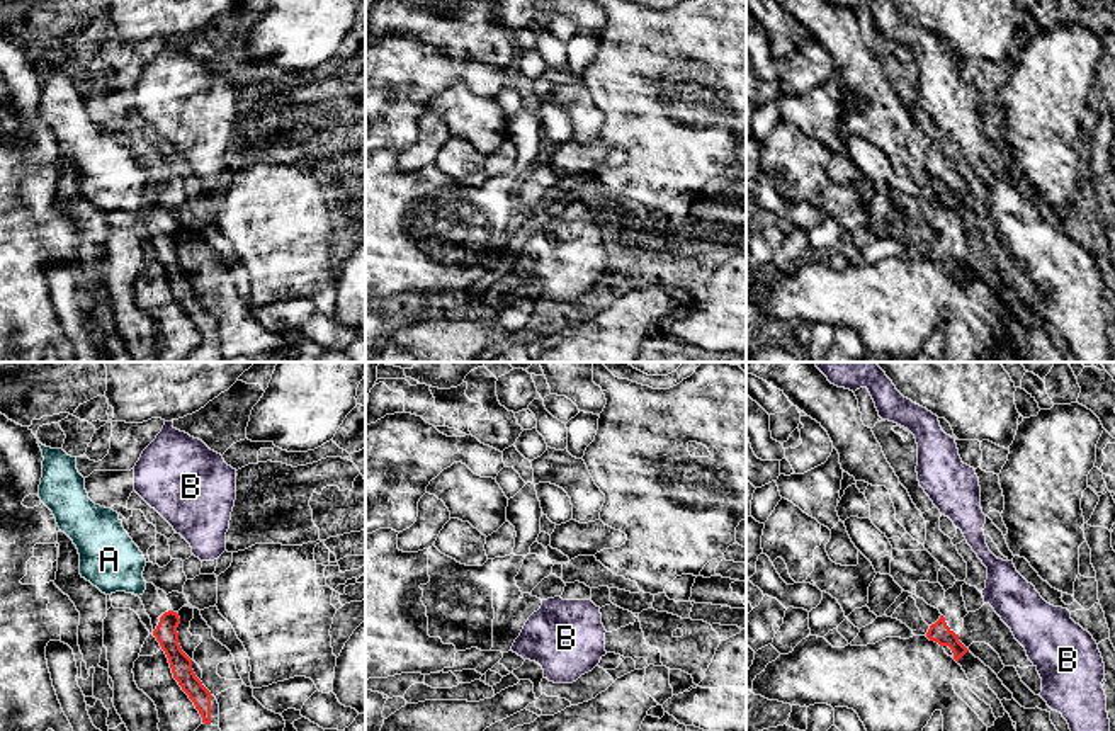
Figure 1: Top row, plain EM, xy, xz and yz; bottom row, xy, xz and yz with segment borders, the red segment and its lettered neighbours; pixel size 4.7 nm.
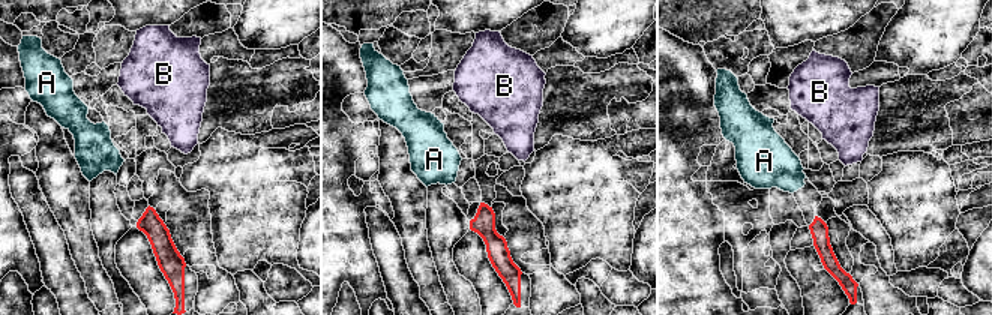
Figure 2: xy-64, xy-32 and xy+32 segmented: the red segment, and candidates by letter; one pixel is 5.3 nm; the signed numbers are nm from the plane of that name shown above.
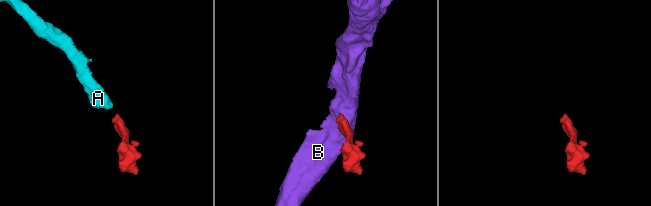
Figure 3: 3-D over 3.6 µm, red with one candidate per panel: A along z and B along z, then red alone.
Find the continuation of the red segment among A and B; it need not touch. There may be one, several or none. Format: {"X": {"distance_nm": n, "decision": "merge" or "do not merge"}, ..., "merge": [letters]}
{"A": {"distance_nm": 140, "decision": "merge"}, "B": {"distance_nm": 200, "decision": "do not merge"}, "merge": ["A"]}

